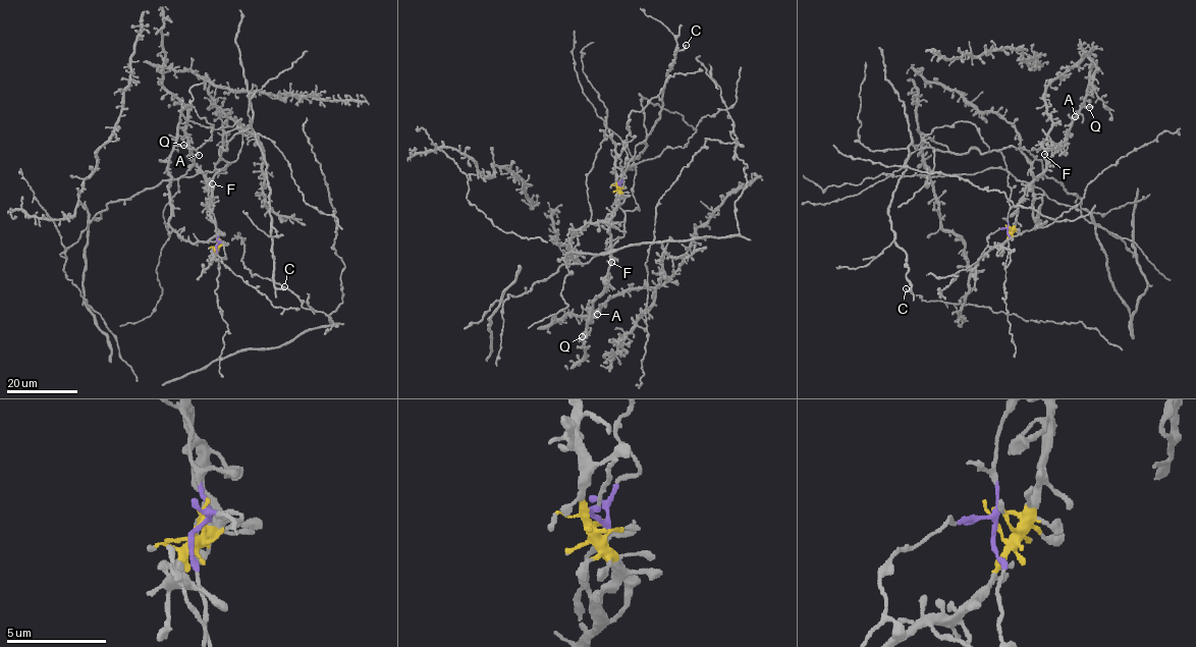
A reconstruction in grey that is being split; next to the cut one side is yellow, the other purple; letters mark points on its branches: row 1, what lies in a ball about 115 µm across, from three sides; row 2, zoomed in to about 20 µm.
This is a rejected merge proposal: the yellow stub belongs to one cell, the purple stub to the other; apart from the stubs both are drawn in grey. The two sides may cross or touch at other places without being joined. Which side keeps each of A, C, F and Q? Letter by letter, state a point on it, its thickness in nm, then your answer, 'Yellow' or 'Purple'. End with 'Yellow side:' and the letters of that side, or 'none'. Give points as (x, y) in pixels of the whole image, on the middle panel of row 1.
A: Place: (597, 314). Thickness 200 nm. Yellow
C: Place: (686, 45). Thickness 170 nm. Purple
F: Place: (611, 262). Thickness 240 nm. Yellow
Q: Place: (582, 336). Thickness 320 nm. Yellow
Yellow side: A, F, Q

